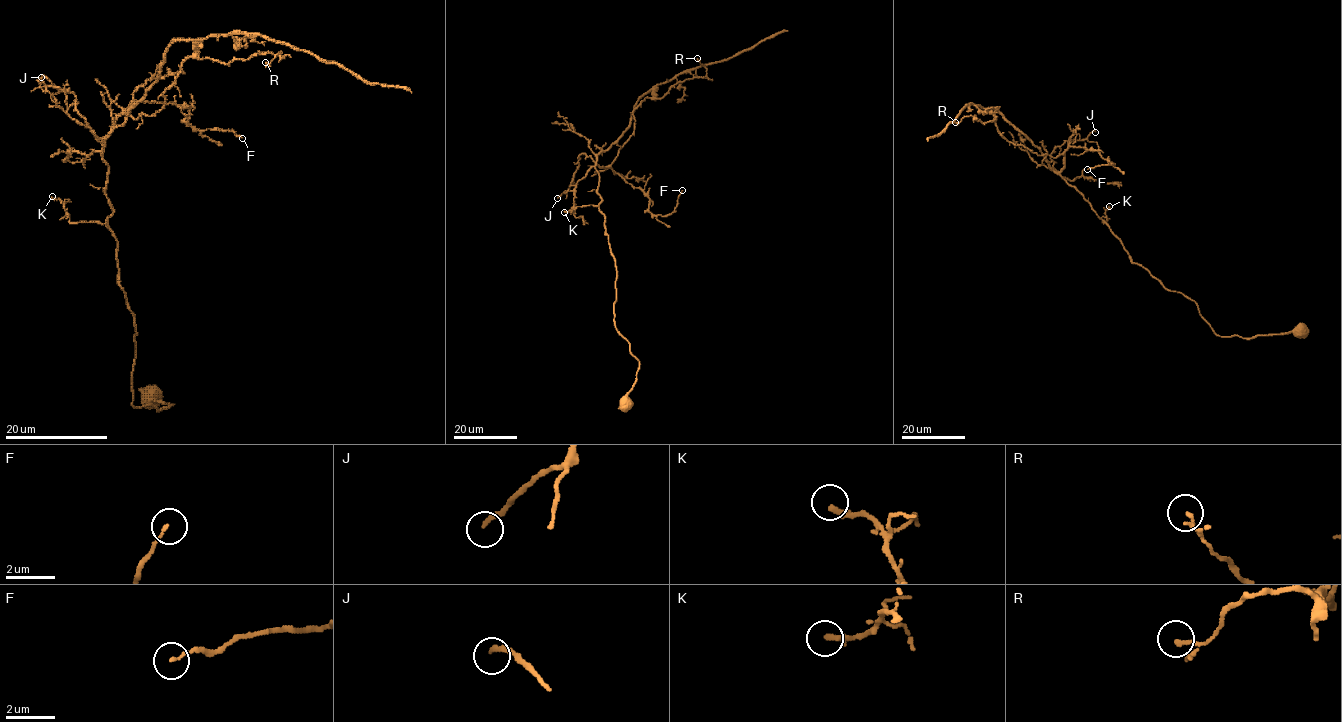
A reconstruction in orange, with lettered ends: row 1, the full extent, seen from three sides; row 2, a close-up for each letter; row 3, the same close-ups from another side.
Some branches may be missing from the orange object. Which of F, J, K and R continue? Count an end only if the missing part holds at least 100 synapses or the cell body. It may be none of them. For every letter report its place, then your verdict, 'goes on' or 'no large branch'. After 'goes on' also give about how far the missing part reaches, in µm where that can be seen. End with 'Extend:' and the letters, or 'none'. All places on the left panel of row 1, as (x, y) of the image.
F: at (242, 138); no large branch
J: at (41, 77); no large branch
K: at (52, 196); no large branch
R: at (265, 62); no large branch
Extend: none

